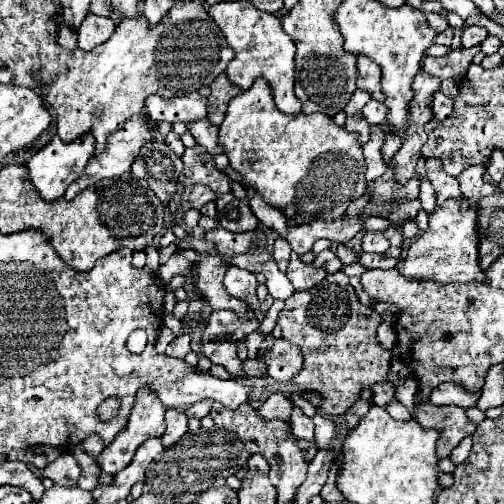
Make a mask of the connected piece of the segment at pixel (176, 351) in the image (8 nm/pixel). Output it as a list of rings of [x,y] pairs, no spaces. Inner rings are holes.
[[[181,334],[173,342],[169,342],[165,354],[173,356],[173,358],[185,358],[185,354],[191,350],[189,344],[191,344],[191,336],[189,334]]]

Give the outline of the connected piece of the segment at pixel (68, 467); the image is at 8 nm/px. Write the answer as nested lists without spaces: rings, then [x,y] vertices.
[[[65,454],[65,456],[59,456],[55,462],[47,464],[45,468],[41,468],[41,474],[45,478],[51,478],[59,486],[75,486],[81,476],[81,468],[71,454]]]

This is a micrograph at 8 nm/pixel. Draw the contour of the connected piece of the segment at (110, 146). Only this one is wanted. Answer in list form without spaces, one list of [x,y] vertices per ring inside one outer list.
[[[133,116],[123,124],[123,128],[115,130],[107,138],[107,152],[103,156],[91,160],[85,168],[85,176],[75,180],[67,192],[65,198],[73,200],[79,192],[89,188],[91,184],[103,180],[103,178],[119,178],[125,172],[129,172],[135,156],[139,154],[139,148],[145,144],[145,140],[153,140],[151,130],[143,122],[141,116]]]

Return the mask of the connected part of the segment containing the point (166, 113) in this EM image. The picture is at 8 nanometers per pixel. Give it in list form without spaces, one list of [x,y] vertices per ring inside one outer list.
[[[197,92],[179,98],[161,98],[151,94],[145,100],[145,112],[155,122],[193,122],[207,116],[205,104],[207,98]]]

